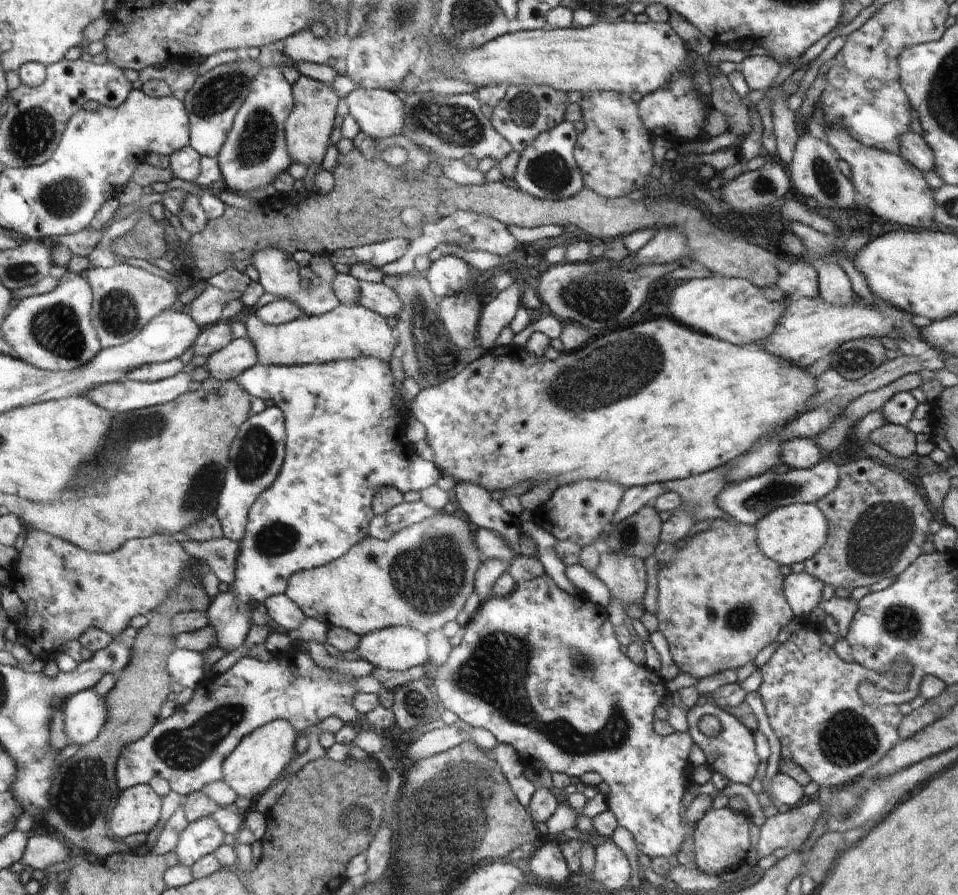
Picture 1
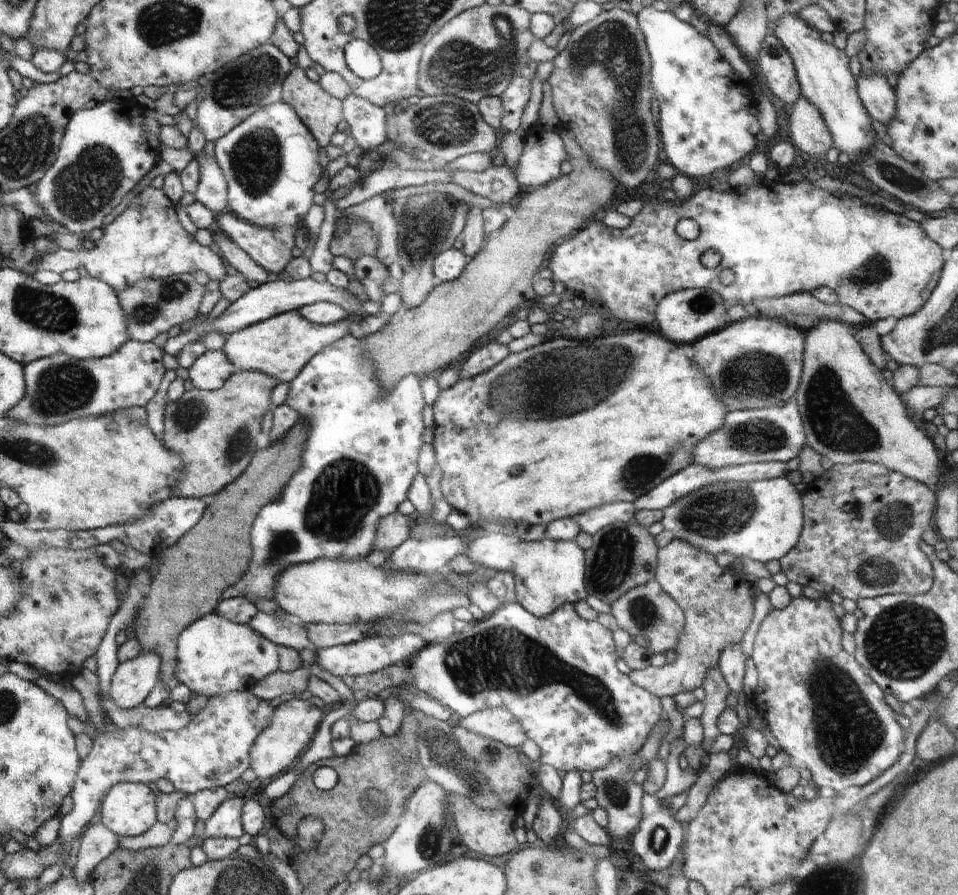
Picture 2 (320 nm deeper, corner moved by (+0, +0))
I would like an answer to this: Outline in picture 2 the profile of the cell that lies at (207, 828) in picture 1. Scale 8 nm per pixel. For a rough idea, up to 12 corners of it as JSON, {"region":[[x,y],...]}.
{"region":[[230,795],[206,822],[207,838],[236,838],[245,832],[246,796]]}

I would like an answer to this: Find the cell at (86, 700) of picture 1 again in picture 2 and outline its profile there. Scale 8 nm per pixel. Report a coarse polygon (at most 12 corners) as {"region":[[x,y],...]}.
{"region":[[160,654],[120,663],[107,712],[136,708],[160,679]]}

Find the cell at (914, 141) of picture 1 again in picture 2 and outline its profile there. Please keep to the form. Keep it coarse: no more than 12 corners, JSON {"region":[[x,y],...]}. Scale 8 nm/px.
{"region":[[878,72],[860,73],[858,97],[872,119],[888,128],[896,94]]}

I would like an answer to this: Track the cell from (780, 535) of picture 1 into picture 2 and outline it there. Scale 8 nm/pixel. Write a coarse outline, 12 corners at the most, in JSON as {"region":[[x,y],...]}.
{"region":[[786,477],[702,486],[662,512],[673,540],[762,564],[803,532]]}

